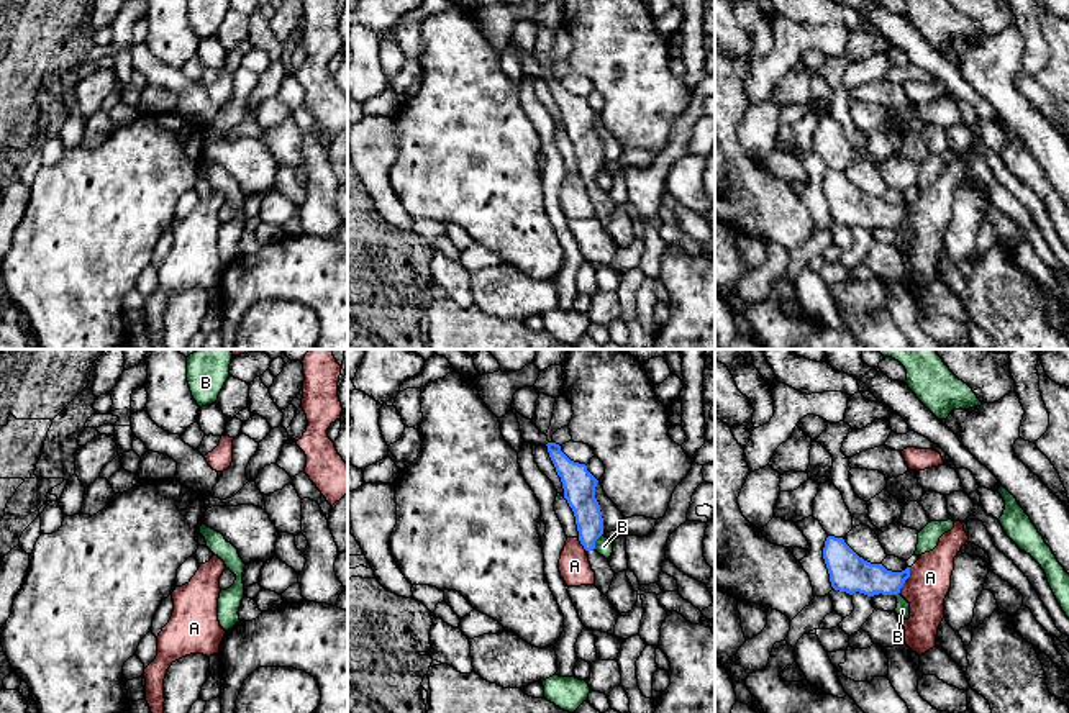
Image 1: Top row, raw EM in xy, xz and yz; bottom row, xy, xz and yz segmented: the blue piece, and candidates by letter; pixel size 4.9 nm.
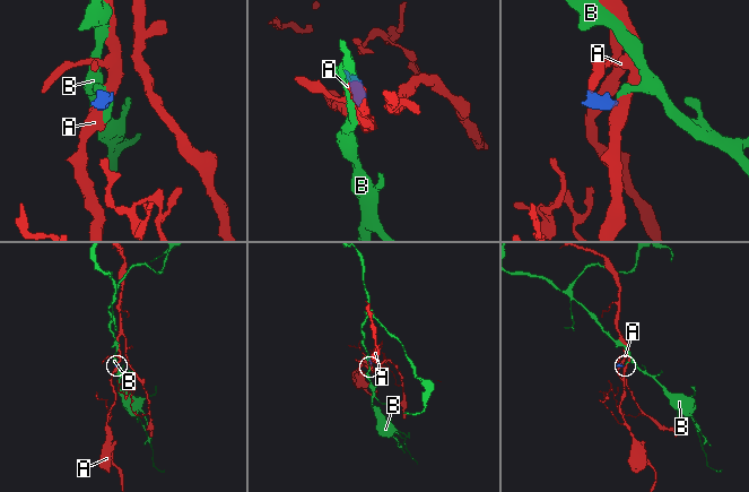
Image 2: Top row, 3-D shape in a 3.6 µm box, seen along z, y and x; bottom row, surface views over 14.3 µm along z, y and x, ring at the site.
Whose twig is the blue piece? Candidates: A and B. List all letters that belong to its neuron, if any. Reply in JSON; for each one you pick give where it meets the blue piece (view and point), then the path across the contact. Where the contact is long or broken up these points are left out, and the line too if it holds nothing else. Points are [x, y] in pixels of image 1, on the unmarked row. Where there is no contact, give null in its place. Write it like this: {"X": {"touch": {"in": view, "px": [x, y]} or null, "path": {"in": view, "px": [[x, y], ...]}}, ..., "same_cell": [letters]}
{"same_cell": []}

